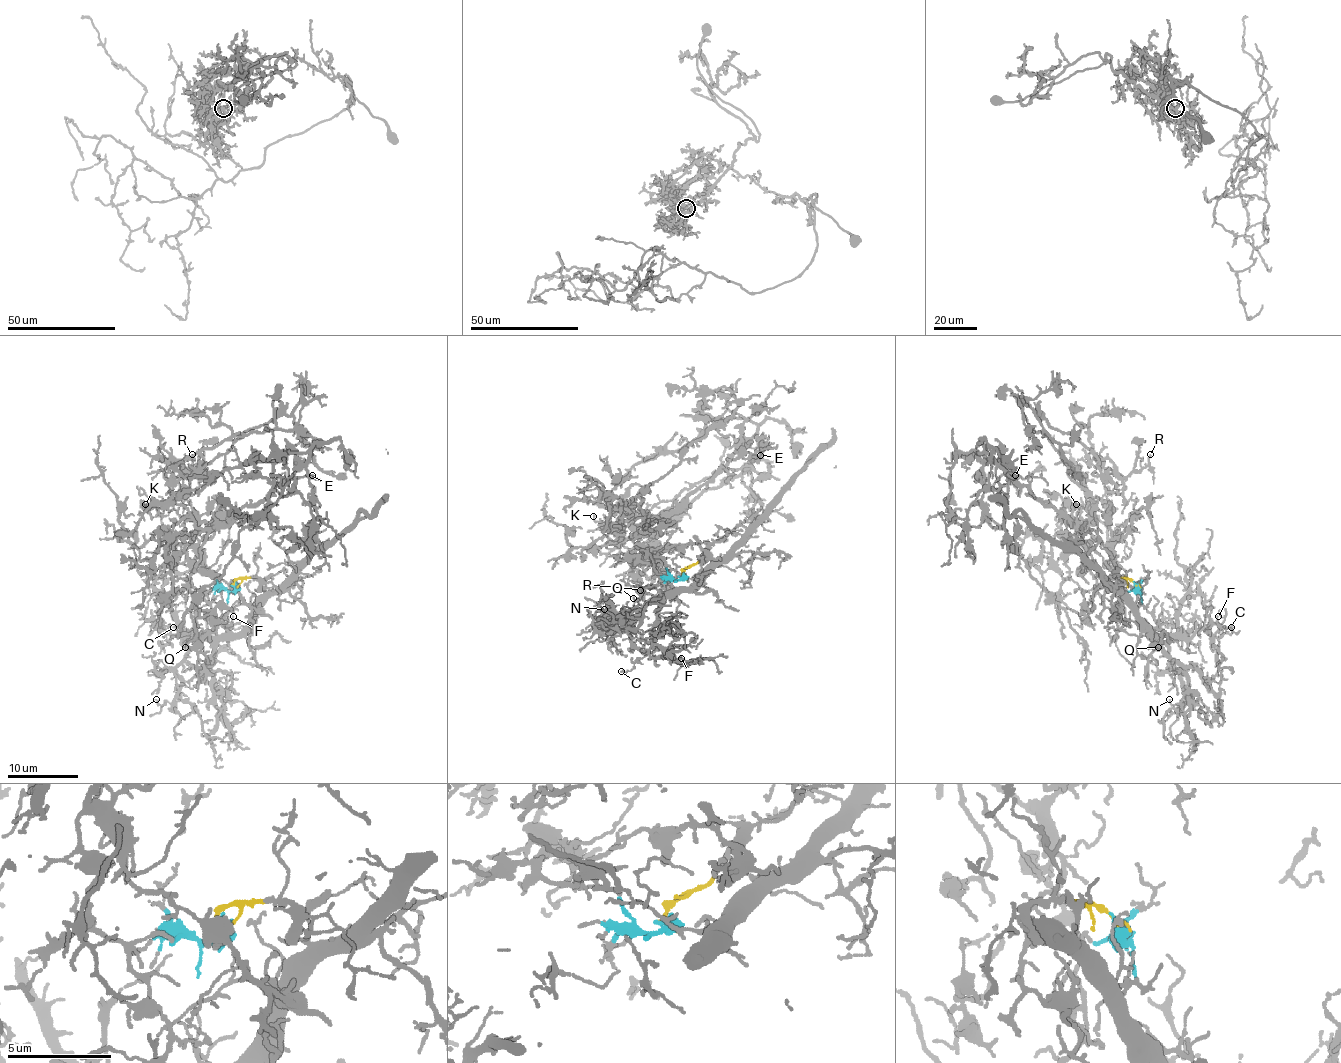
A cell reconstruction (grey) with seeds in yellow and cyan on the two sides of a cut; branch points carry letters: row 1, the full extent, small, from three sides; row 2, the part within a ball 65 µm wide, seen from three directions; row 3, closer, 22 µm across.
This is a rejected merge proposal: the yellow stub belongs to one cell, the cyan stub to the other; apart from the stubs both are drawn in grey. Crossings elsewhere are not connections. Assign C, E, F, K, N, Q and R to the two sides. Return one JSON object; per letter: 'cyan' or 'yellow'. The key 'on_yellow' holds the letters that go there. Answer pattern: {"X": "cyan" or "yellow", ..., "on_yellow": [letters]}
{"C": "yellow", "E": "cyan", "F": "yellow", "K": "cyan", "N": "yellow", "Q": "yellow", "R": "cyan", "on_yellow": ["C", "F", "N", "Q"]}

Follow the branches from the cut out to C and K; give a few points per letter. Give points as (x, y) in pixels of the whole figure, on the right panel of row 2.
C: (1137, 584), (1105, 581), (1153, 635), (1190, 637), (1200, 630), (1218, 639), (1230, 626)
K: (1137, 584), (1139, 590), (1125, 588), (1125, 591), (1112, 554), (1077, 524), (1072, 503), (1082, 507), (1075, 503)

